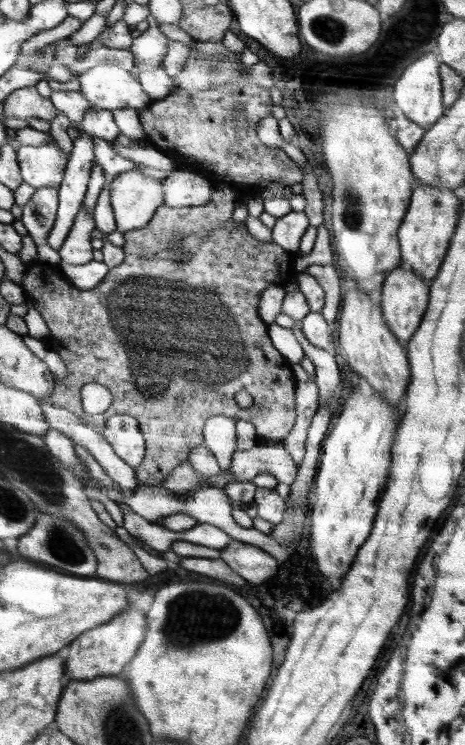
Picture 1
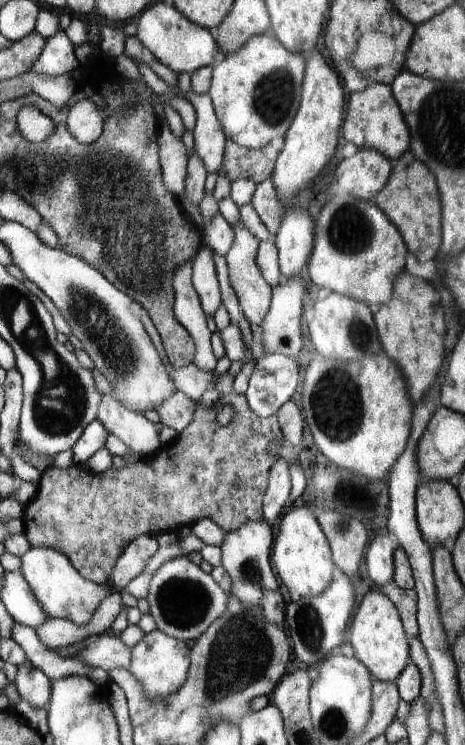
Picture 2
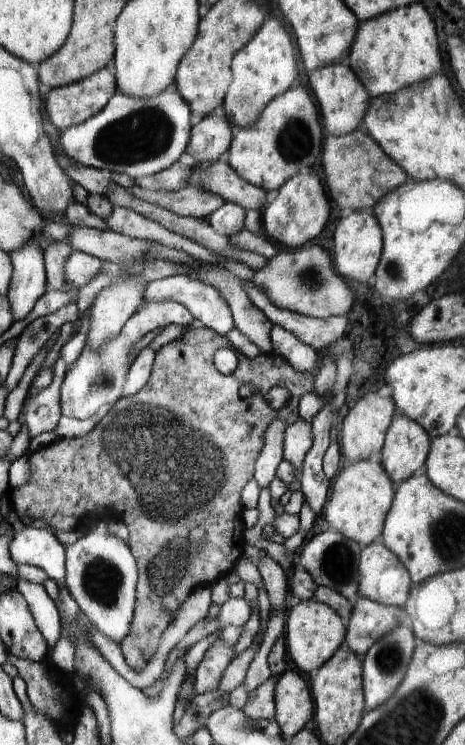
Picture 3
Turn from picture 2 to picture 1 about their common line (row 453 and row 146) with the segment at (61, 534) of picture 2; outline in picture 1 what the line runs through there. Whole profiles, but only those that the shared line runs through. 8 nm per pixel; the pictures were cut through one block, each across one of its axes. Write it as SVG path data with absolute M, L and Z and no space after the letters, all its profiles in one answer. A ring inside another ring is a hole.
M253 79L251 81L235 81L192 95L186 95L183 91L180 93L171 92L165 98L153 100L152 104L146 109L139 110L139 120L143 135L146 136L150 146L170 155L180 168L184 164L183 160L192 160L196 164L204 164L204 168L198 168L197 170L206 173L208 179L210 179L210 183L214 184L216 192L214 192L212 200L206 202L206 204L202 204L203 206L159 207L154 217L143 228L134 228L133 230L126 231L123 234L125 242L121 248L124 252L124 260L114 269L110 269L106 274L106 278L96 288L92 288L92 290L76 288L66 279L59 268L39 261L26 265L23 281L18 284L24 294L26 294L27 300L31 300L31 306L40 313L40 316L46 321L46 325L48 325L50 336L43 340L48 342L48 346L62 357L62 361L66 365L66 376L64 378L54 377L54 390L50 392L50 401L54 405L78 415L78 418L82 419L86 424L93 426L97 432L104 430L106 420L110 416L114 416L114 414L129 414L136 418L145 438L146 446L145 455L140 466L134 468L135 477L138 482L145 481L148 485L160 486L160 482L163 482L166 476L172 473L174 467L188 459L188 454L194 447L203 444L202 432L208 418L224 415L234 419L248 420L248 422L254 424L260 439L269 439L272 442L284 438L294 426L297 415L295 406L295 386L297 378L293 374L292 363L284 356L281 356L278 350L274 348L268 336L268 324L258 314L258 302L260 302L262 290L266 290L268 286L284 286L290 280L297 278L299 273L294 268L297 253L288 252L288 250L274 243L273 240L268 242L260 241L248 233L245 223L232 221L236 201L246 197L249 193L252 195L258 194L255 189L259 186L259 181L272 181L280 184L294 185L303 180L303 171L298 166L298 163L292 161L280 148L265 146L257 136L256 130L260 120L267 116L272 116L271 102L269 92L261 88ZM237 109L241 109L241 112L237 112ZM174 292L180 294L180 298L172 298ZM198 340L200 340L200 344L198 344ZM90 382L98 382L98 384L102 384L102 386L108 388L112 393L113 399L111 405L101 415L92 416L84 412L80 390L82 390L84 384ZM240 390L246 390L252 396L253 404L249 408L241 408L234 400L236 392L240 392Z

